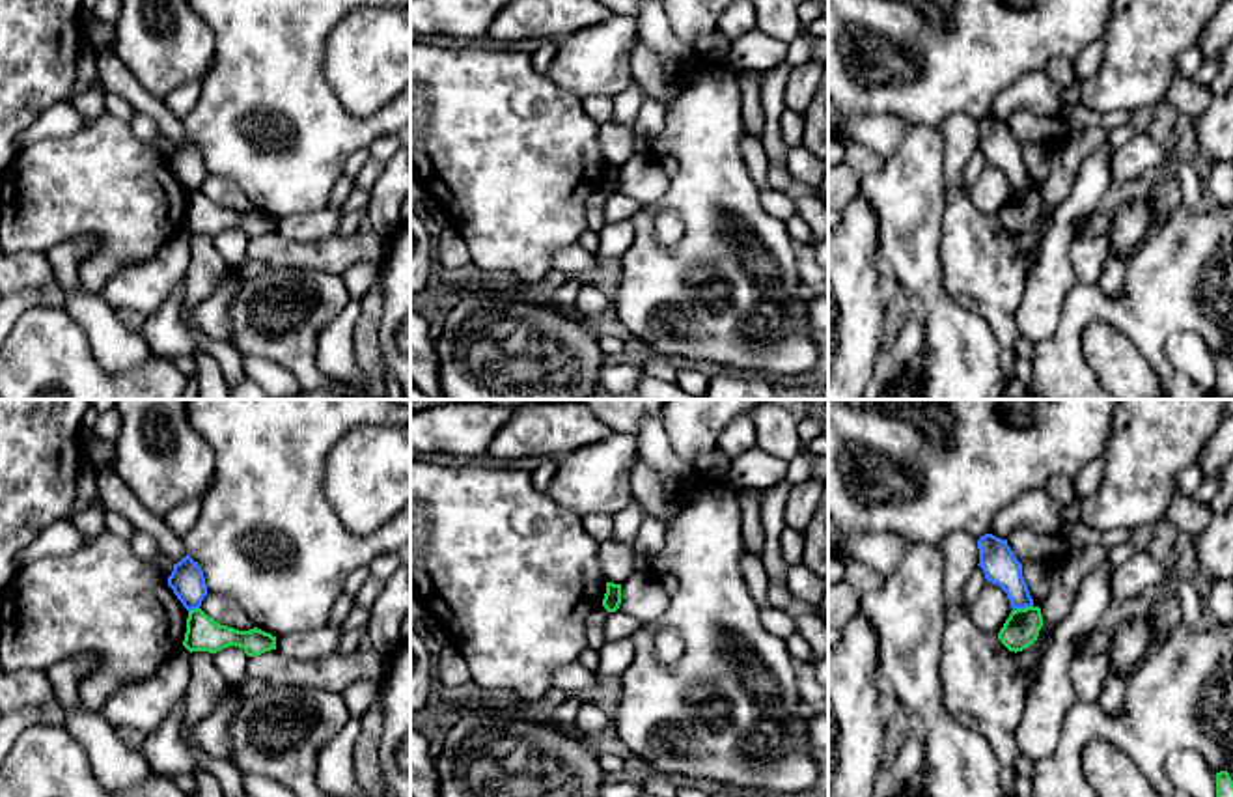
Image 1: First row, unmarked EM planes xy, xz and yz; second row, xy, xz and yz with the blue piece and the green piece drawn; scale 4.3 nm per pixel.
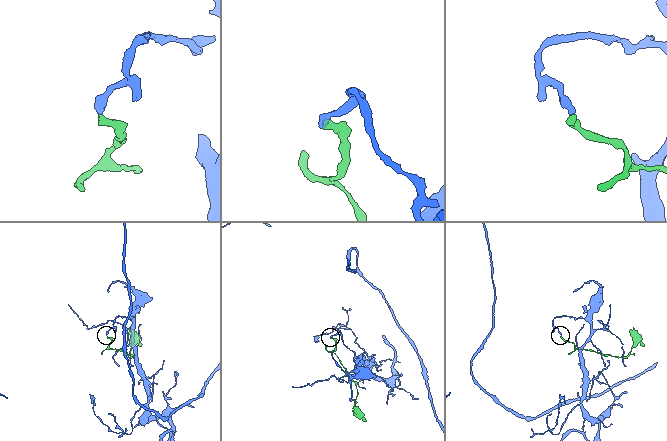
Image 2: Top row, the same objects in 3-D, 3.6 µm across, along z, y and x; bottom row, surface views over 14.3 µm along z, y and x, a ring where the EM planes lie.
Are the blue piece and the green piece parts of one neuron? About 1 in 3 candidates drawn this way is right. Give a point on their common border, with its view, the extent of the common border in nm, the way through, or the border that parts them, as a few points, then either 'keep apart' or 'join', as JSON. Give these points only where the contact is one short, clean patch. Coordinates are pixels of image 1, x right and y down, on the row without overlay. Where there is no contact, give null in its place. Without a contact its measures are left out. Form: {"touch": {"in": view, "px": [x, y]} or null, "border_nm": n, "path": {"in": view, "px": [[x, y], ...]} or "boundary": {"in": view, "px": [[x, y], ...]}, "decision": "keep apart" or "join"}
{"touch": {"in": "yz", "px": [1023, 189]}, "border_nm": 90, "boundary": {"in": "yz", "px": [[1032, 187], [1013, 193]]}, "decision": "keep apart"}

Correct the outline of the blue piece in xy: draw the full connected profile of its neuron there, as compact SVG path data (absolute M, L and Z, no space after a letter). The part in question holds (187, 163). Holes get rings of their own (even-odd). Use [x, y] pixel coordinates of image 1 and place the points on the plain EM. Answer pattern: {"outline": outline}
{"outline": "M188 136L181 144L173 146L168 168L187 192L200 190L207 177L203 153Z"}

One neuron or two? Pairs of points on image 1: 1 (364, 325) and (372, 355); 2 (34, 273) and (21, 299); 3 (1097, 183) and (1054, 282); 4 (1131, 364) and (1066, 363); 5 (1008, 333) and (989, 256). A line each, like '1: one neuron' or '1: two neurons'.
1: one neuron
2: two neurons
3: one neuron
4: two neurons
5: one neuron

